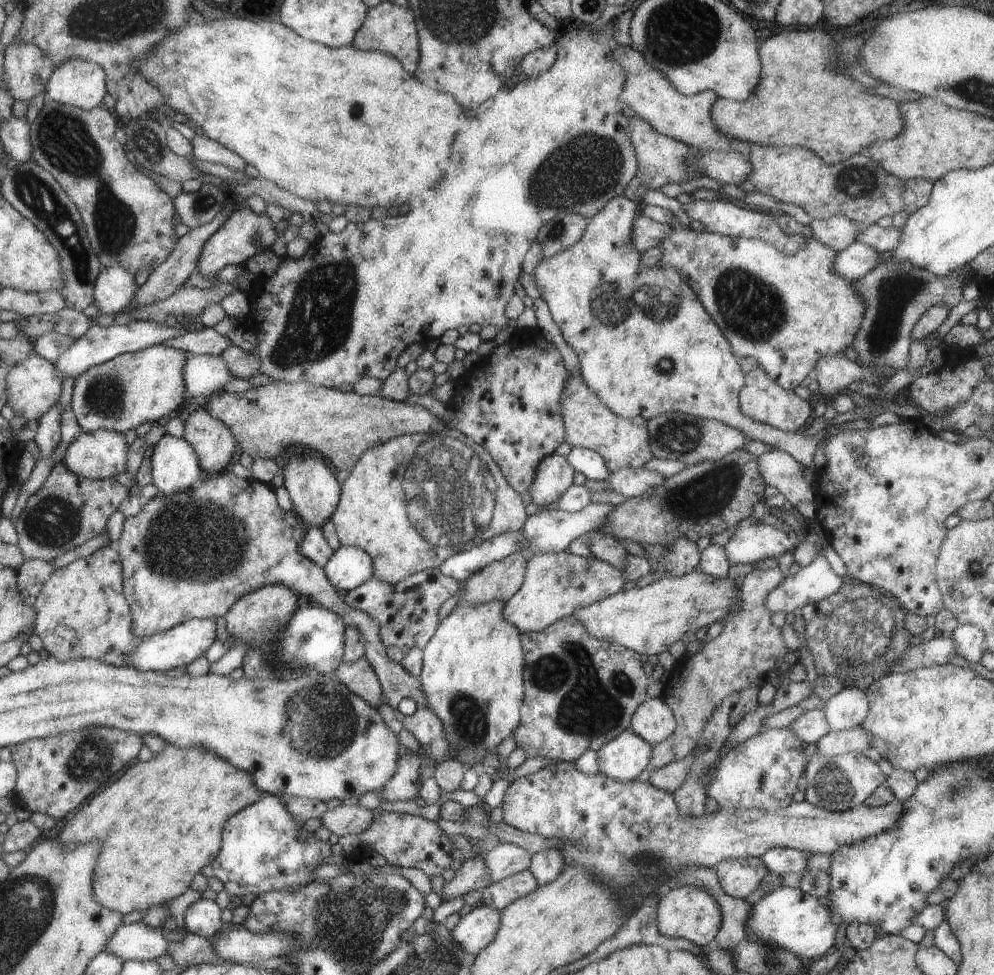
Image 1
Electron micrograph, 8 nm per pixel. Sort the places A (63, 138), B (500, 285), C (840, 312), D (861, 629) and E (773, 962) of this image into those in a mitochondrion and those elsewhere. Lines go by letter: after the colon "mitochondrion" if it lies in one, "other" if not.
A: mitochondrion
B: other
C: other
D: mitochondrion
E: mitochondrion

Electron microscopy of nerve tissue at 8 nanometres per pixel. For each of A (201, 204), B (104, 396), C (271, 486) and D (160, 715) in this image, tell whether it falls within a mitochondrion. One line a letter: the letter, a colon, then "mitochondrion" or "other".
A: mitochondrion
B: mitochondrion
C: other
D: other

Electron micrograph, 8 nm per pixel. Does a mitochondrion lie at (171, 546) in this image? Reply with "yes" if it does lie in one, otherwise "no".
yes

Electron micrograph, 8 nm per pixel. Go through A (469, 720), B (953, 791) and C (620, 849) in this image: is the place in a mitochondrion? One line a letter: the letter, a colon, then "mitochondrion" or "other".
A: mitochondrion
B: mitochondrion
C: mitochondrion

